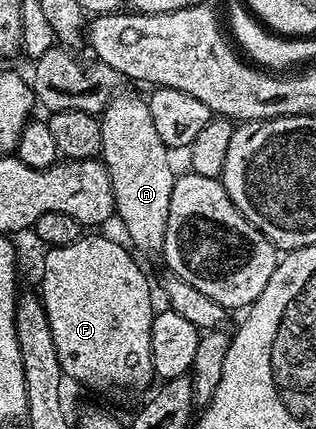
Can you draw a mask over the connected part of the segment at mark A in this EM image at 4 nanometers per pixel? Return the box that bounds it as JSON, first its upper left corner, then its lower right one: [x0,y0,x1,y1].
[100,91,178,254]

